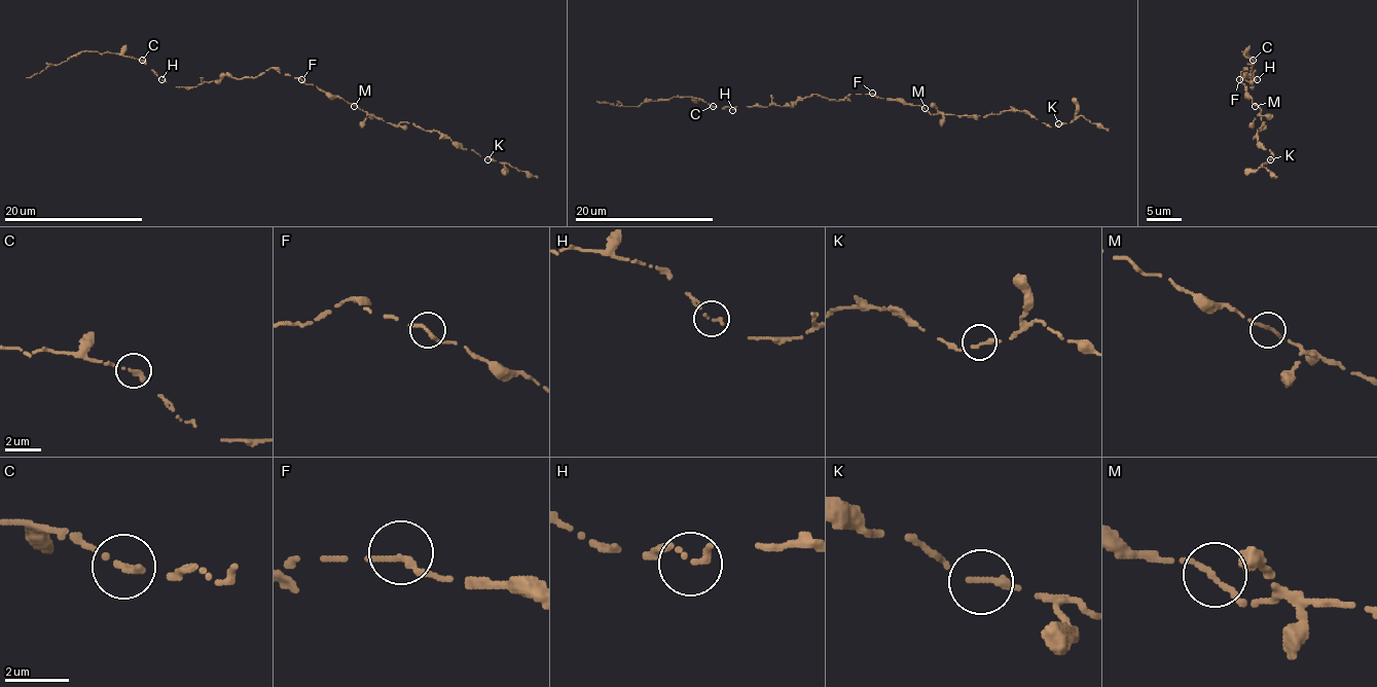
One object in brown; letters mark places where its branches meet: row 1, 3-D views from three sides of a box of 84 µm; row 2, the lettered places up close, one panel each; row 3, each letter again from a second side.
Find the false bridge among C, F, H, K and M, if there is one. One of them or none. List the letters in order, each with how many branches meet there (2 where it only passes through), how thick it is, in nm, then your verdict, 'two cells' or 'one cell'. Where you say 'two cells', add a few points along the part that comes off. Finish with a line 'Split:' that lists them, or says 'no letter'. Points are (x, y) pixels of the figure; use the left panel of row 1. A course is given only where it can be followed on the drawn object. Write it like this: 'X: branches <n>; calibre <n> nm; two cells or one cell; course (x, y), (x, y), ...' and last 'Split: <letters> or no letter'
C: branches 1; calibre 280 nm; one cell
F: branches 1; calibre 280 nm; one cell
H: branches 1; calibre 240 nm; one cell
K: branches 1; calibre 280 nm; one cell
M: branches 1; calibre 260 nm; one cell
Split: no letter

